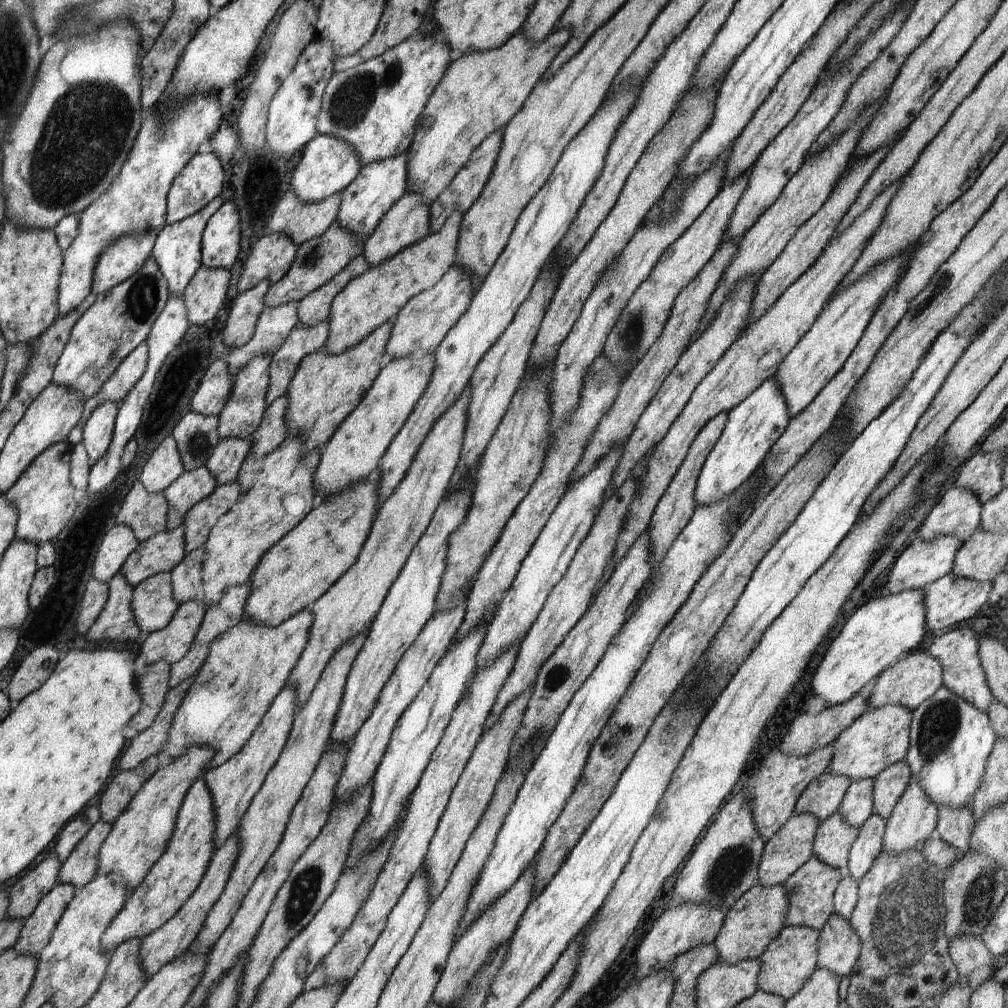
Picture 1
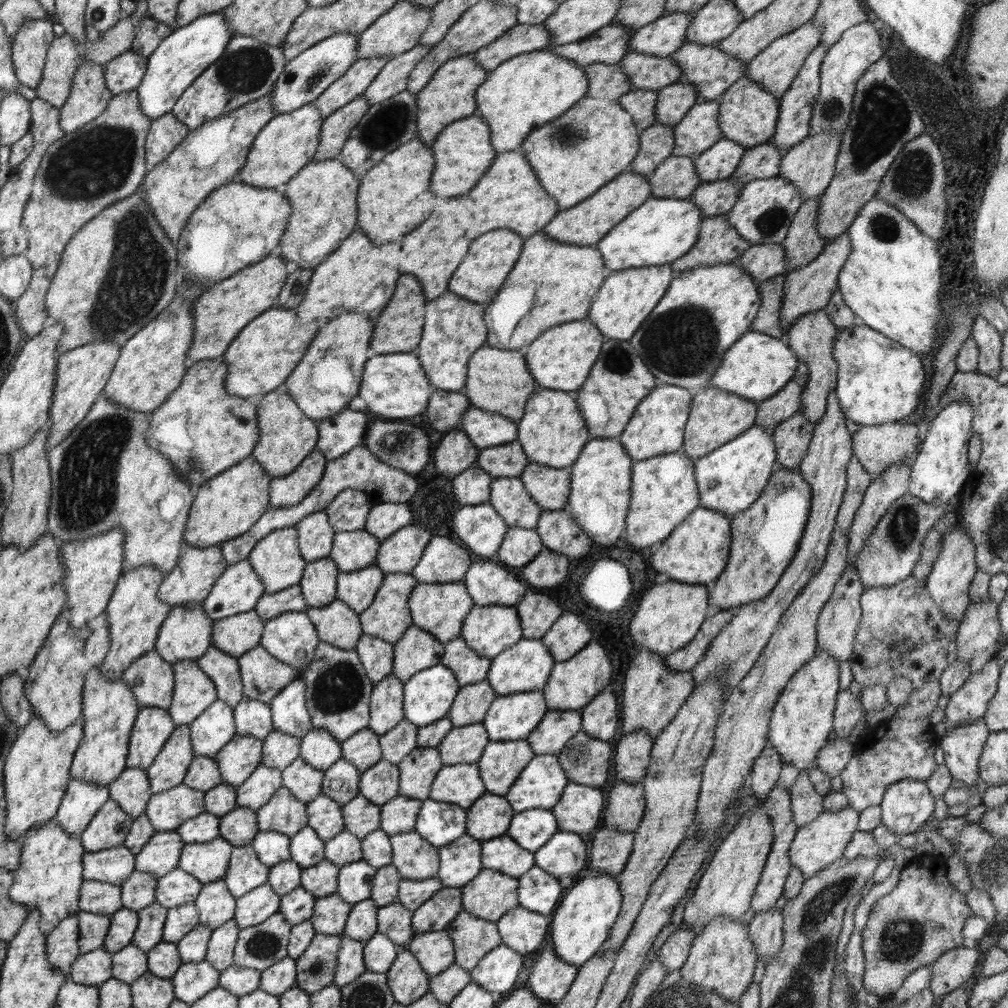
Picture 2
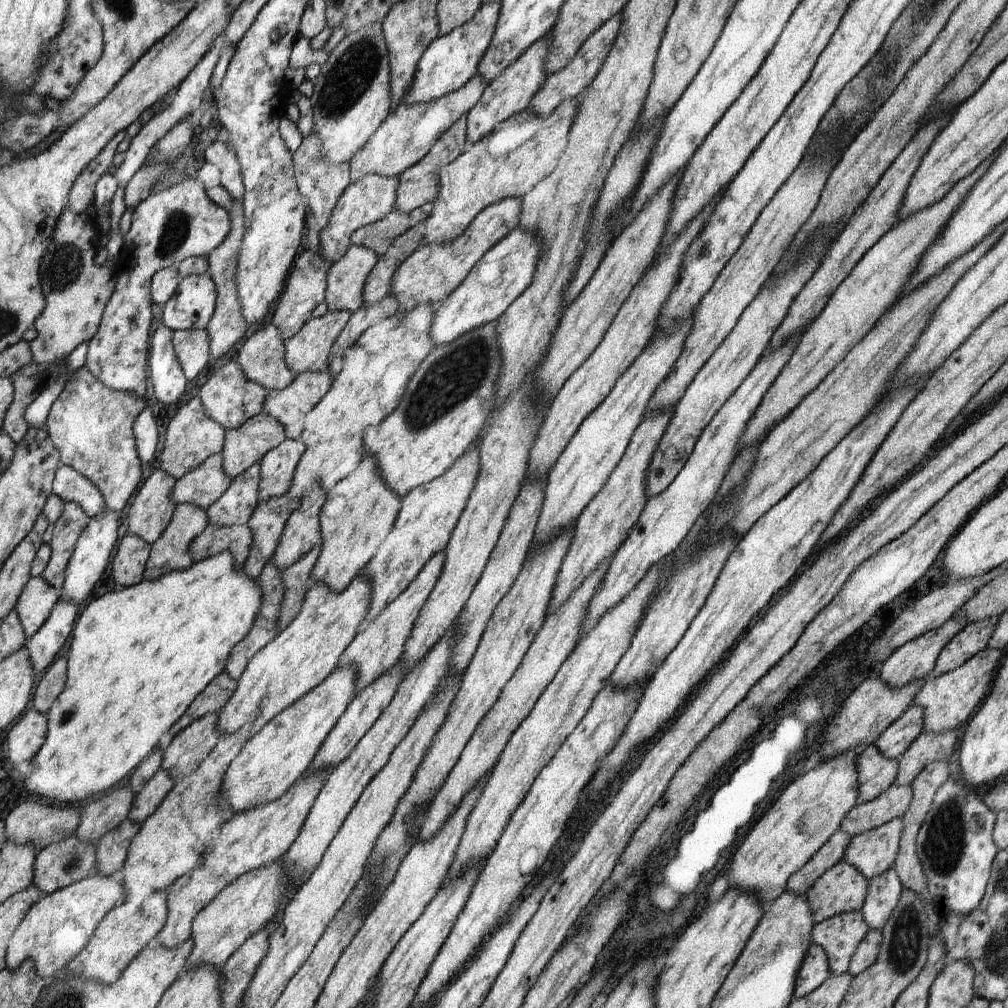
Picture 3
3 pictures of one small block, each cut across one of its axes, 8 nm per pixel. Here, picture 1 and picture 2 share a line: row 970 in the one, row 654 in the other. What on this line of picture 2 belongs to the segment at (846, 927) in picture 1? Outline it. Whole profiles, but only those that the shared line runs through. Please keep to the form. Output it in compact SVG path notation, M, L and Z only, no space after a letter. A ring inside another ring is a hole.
M848 566L842 574L842 578L838 580L838 584L836 584L830 600L824 604L819 613L817 648L830 654L830 656L839 663L844 662L844 660L850 660L853 655L856 632L862 617L860 600L862 592L865 592L865 590L866 588L859 580L857 570Z

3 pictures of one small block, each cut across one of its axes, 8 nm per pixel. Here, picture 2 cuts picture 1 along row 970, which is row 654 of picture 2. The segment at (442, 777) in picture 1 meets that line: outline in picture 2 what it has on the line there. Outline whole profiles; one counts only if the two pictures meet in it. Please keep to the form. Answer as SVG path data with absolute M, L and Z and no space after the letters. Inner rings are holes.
M320 641L313 659L300 671L306 683L306 708L313 729L325 728L338 741L349 739L369 725L369 702L374 685L355 649L342 650Z

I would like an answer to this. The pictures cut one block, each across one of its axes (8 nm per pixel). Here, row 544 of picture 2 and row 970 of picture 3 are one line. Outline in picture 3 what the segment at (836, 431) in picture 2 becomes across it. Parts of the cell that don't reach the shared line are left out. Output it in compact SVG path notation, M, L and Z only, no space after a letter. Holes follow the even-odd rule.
M811 943L806 958L802 962L794 988L794 999L809 996L819 988L827 978L830 978L830 966L826 952L816 944Z

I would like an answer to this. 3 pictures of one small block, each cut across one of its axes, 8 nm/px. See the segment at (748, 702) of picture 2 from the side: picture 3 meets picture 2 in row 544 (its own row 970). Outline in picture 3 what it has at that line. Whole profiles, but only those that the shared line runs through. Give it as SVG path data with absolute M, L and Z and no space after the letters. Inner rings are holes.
M851 911L815 924L811 938L826 952L830 973L841 976L849 973L852 956L869 930L862 912Z

